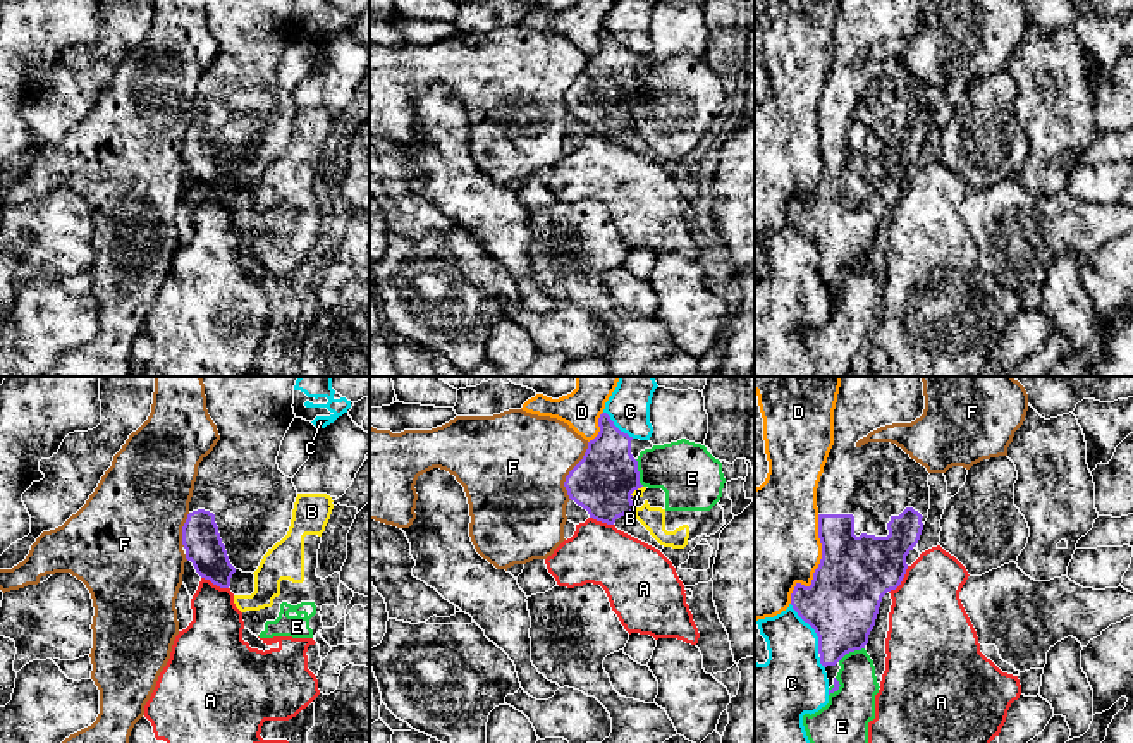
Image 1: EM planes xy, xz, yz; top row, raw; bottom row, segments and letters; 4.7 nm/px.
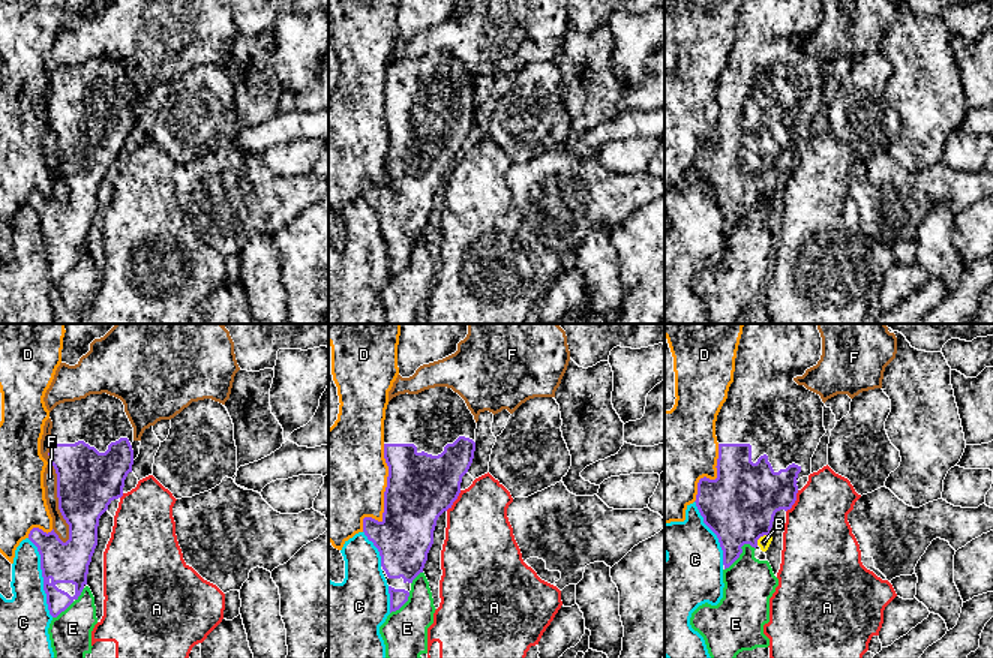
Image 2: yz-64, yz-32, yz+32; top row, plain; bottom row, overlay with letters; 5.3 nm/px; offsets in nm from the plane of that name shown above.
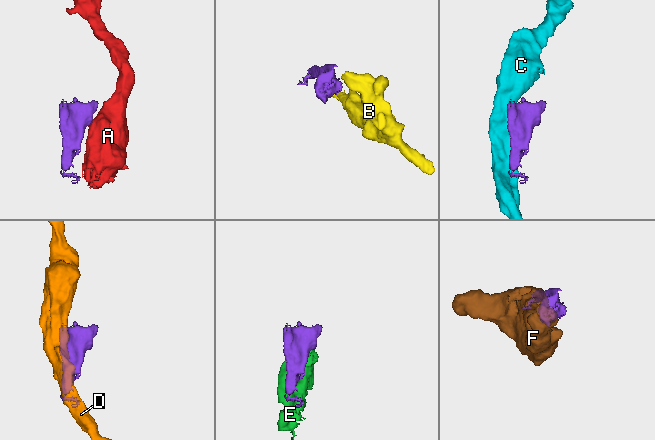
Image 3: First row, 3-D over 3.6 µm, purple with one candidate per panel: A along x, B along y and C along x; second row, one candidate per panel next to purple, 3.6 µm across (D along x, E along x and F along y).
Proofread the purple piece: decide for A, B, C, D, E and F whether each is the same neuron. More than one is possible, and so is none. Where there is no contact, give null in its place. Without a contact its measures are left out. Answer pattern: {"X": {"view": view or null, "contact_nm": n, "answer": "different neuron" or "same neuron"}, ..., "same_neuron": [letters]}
{"A": {"view": "yz", "contact_nm": 160, "answer": "different neuron"}, "B": {"view": "xz", "contact_nm": 30, "answer": "different neuron"}, "C": {"view": "yz", "contact_nm": 280, "answer": "different neuron"}, "D": {"view": "yz", "contact_nm": 440, "answer": "different neuron"}, "E": {"view": "xz", "contact_nm": 130, "answer": "different neuron"}, "F": {"view": "xz", "contact_nm": 280, "answer": "different neuron"}, "same_neuron": []}

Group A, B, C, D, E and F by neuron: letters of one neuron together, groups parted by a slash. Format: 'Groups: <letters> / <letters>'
Groups: A / B E / C / D / F

